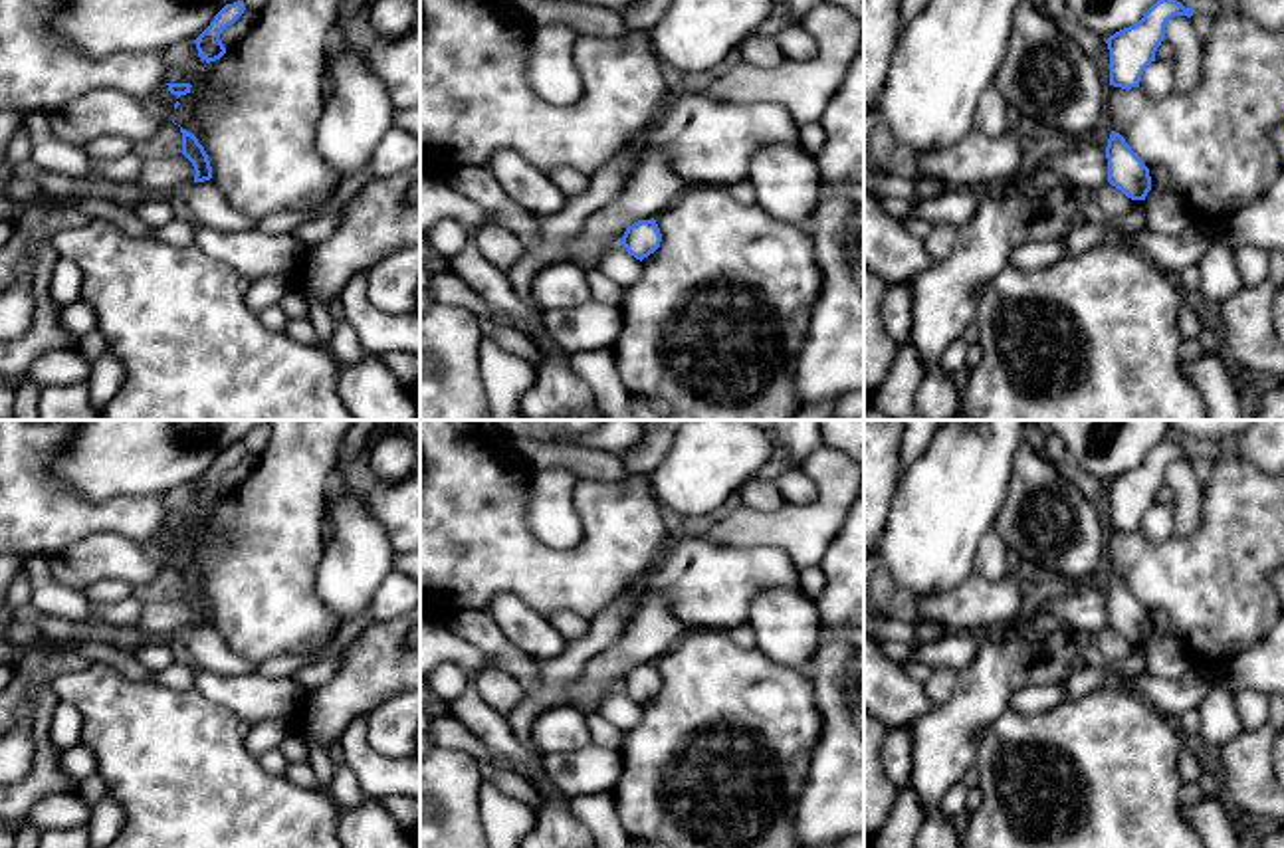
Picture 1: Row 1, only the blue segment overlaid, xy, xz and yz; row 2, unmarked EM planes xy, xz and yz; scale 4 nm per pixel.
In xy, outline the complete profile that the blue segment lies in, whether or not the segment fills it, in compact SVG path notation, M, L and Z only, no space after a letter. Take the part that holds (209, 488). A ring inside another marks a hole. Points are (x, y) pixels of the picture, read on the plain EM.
M238 446L226 448L210 466L210 470L194 483L198 499L202 505L210 507L220 503L226 497L226 491L220 483L224 472L232 470L242 458L244 450Z

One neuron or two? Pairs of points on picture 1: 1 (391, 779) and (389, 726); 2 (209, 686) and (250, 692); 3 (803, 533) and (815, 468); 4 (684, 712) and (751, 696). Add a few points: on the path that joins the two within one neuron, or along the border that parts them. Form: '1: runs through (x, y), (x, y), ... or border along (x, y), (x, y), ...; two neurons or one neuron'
1: border along (365, 718), (367, 742), (381, 753), (399, 759); two neurons
2: runs through (218, 688), (240, 692); one neuron
3: runs through (819, 518), (827, 510), (827, 484); one neuron
4: runs through (700, 712), (736, 712); one neuron

